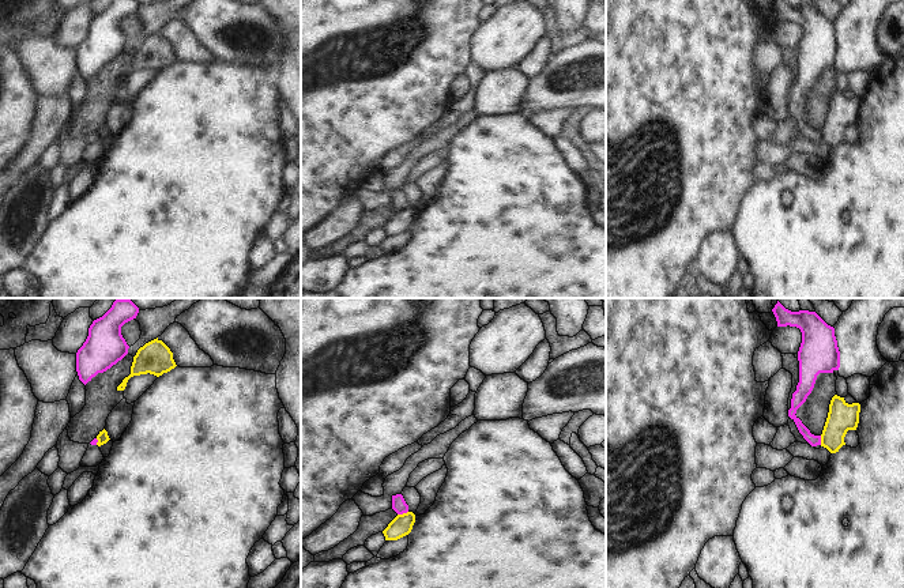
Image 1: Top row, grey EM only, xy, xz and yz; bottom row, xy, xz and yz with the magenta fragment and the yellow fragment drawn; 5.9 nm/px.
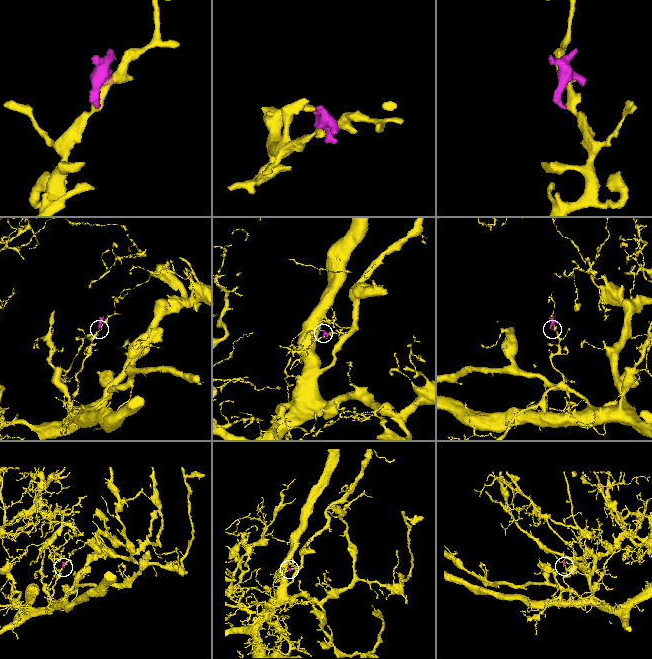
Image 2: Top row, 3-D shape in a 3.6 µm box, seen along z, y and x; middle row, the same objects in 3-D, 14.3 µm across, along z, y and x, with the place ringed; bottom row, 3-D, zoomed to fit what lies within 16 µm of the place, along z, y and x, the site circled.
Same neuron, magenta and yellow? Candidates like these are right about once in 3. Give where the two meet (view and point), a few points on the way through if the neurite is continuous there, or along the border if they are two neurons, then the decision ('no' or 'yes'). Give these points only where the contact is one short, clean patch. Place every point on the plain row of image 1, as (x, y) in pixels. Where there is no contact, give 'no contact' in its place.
xz (402, 208) | along xz (407, 206), (398, 210) | no

